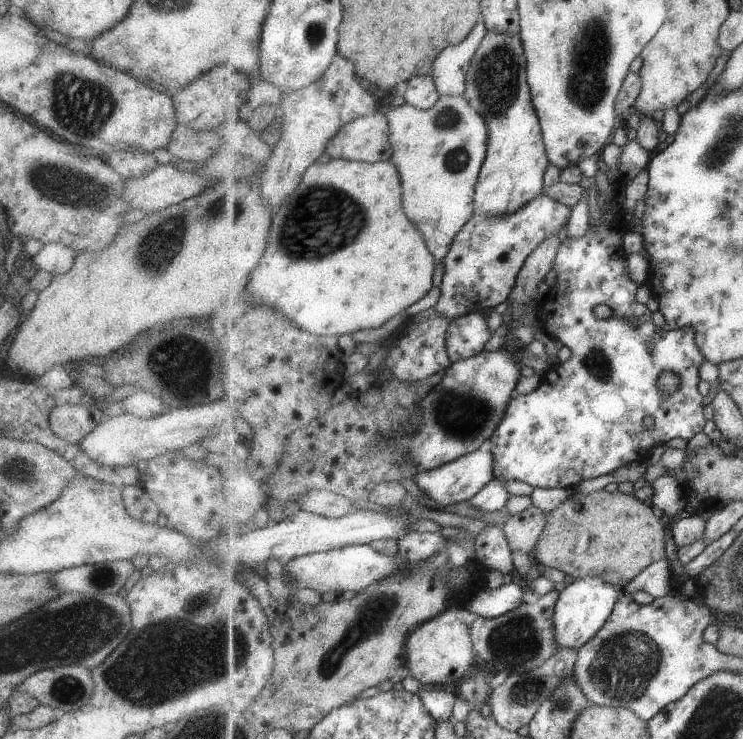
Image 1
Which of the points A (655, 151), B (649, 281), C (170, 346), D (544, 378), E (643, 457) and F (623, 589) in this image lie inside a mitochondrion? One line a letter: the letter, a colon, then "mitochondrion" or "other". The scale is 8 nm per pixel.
A: other
B: other
C: other
D: other
E: other
F: other

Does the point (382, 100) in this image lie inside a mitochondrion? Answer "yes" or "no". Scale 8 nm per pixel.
no

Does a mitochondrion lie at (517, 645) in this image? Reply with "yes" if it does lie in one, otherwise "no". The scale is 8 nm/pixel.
yes

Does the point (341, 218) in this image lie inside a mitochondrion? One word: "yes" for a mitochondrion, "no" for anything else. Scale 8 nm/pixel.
yes

